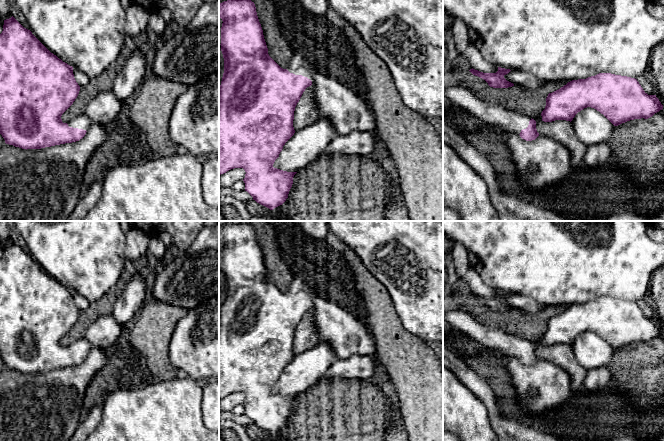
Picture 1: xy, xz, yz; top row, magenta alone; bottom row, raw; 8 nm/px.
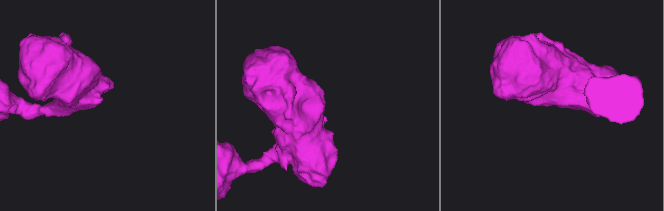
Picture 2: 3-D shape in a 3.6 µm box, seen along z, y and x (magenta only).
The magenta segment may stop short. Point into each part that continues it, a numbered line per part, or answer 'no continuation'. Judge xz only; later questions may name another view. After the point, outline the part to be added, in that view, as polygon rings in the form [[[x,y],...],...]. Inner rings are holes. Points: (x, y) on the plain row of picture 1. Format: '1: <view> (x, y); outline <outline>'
1: xz (299, 289); outline [[[294,275],[294,279],[287,294],[295,299],[307,301],[312,305],[313,292],[299,275]]]

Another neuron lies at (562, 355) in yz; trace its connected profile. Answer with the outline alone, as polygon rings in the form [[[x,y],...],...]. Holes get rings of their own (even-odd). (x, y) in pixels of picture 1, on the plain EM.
[[[541,338],[531,341],[536,345],[539,359],[552,362],[564,369],[571,378],[572,392],[577,392],[584,386],[587,370],[576,360],[572,347],[566,344],[544,346]]]

